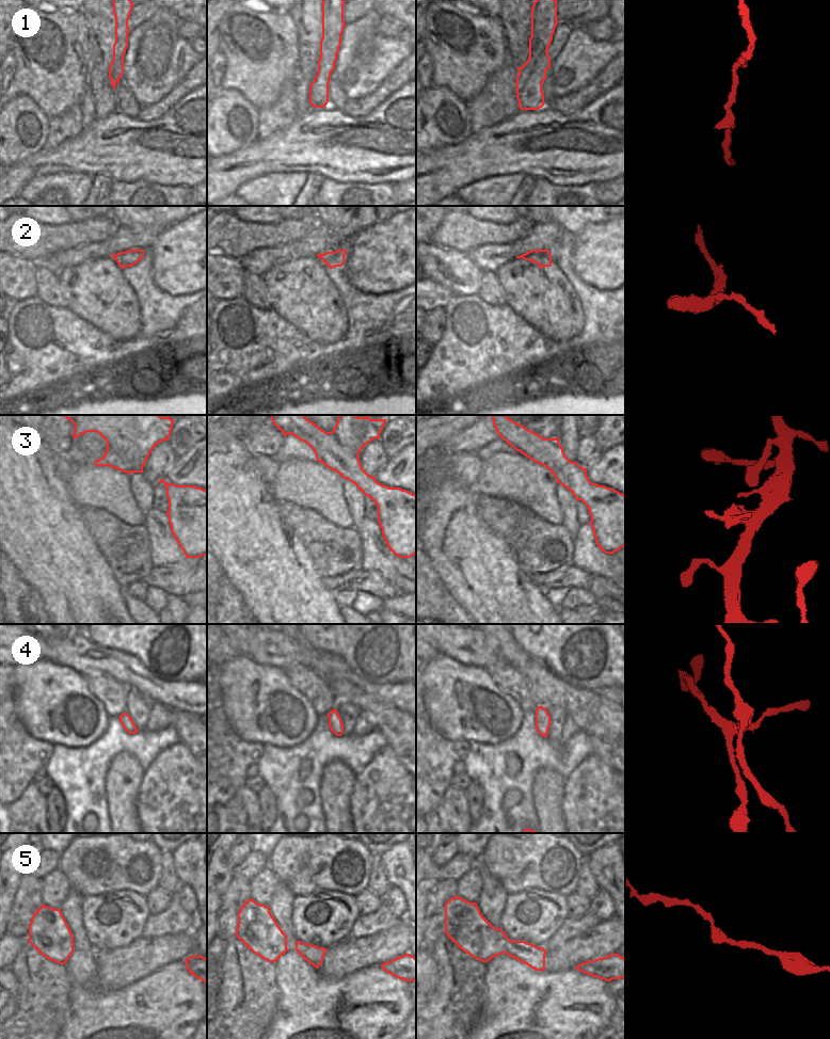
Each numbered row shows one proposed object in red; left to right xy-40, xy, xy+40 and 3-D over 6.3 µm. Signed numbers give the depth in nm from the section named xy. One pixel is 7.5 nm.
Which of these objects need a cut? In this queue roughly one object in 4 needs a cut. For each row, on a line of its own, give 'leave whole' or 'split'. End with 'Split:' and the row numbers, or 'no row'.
1: leave whole
2: leave whole
3: leave whole
4: split
5: leave whole
Split: 4

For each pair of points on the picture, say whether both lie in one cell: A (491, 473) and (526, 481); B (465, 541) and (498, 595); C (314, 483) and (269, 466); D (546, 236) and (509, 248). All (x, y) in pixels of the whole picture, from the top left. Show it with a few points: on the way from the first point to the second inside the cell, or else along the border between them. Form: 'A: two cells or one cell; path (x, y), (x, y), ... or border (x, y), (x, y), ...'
A: one cell; path (499, 473), (517, 478)
B: one cell; path (466, 555), (488, 581)
C: two cells; border (280, 462), (280, 468), (270, 484)
D: one cell; path (537, 239), (523, 239), (519, 241)

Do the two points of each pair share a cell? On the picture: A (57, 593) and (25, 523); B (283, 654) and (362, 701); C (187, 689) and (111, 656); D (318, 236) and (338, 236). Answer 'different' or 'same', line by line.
A: same
B: different
C: same
D: same

